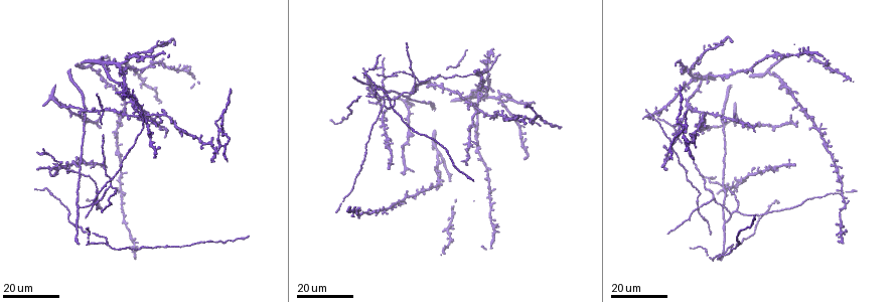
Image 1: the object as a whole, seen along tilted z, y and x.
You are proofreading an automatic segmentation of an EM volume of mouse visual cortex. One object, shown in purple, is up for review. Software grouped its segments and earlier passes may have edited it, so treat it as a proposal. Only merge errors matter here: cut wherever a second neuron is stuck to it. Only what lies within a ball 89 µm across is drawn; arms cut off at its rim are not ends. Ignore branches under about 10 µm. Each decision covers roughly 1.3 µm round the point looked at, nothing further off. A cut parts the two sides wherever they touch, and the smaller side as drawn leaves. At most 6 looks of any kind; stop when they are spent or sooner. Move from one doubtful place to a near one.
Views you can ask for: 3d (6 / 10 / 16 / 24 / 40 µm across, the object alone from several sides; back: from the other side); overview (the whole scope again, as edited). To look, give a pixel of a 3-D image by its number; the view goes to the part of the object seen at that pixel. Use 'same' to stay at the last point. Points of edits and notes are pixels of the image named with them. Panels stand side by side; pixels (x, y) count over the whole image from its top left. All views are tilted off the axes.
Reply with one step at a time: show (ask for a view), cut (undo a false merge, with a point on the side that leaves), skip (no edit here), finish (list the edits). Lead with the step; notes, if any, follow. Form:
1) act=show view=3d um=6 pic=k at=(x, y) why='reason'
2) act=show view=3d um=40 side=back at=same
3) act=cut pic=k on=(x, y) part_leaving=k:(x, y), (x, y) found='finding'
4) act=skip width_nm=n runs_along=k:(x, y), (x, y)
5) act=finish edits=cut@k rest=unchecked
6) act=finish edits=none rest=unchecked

act=show view=3d um=16 pic=1 at=(72, 172) why='a fork'

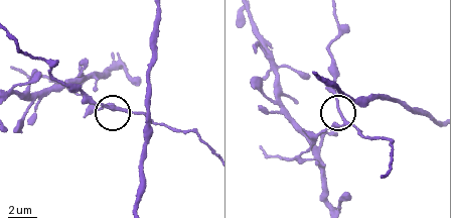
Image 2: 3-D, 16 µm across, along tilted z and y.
act=show view=3d um=6 pic=2 at=(120, 110) why='closer look'

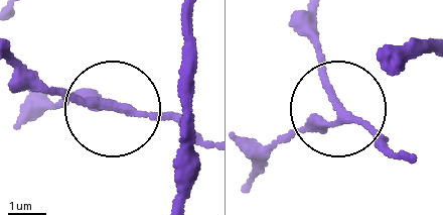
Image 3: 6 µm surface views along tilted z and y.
act=skip side_arm_um=20 runs_along=3:(400, 154), (340, 109), (301, 14) found='continuous, no second neuron'

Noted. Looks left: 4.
act=show view=3d um=16 pic=1 at=(740, 179) why='four arms meet'

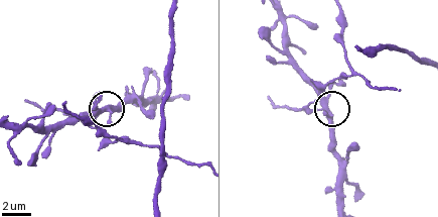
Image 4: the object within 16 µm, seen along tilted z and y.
act=show view=3d um=10 pic=4 at=(323, 104) why='closer look'

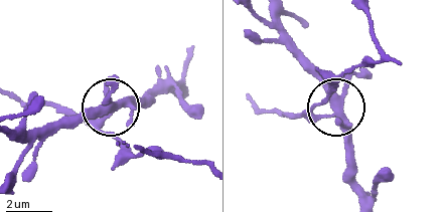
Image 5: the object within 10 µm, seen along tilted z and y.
act=cut pic=5 on=(132, 109) found='two neurons meet here'

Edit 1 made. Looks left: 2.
act=show view=3d um=16 pic=1 at=(730, 215) why='three arms meet'

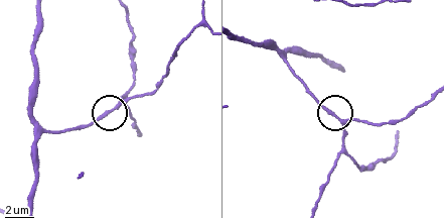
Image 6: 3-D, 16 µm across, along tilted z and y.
act=show view=3d um=10 pic=6 at=(116, 103)

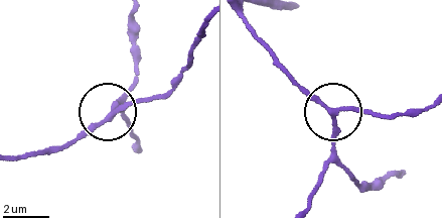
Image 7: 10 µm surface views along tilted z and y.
act=skip arms=3 found='continuous, no second neuron'

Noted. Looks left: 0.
act=finish edits=cut@5 rest=unchecked

